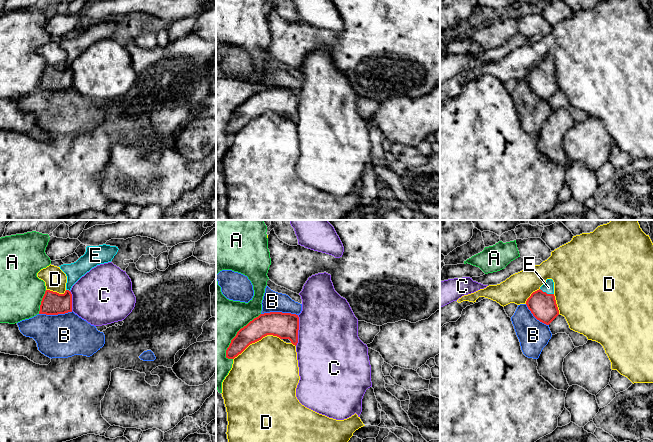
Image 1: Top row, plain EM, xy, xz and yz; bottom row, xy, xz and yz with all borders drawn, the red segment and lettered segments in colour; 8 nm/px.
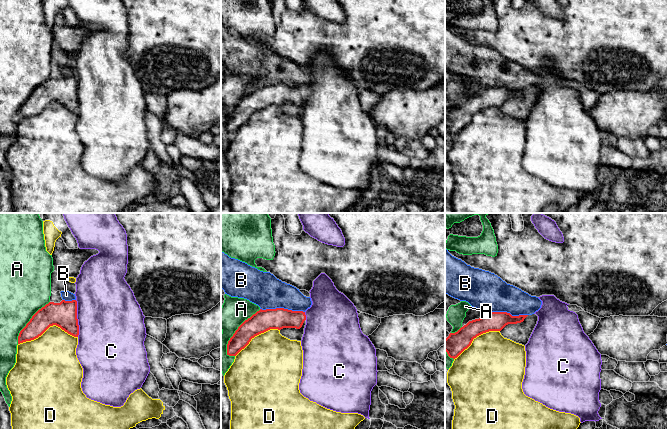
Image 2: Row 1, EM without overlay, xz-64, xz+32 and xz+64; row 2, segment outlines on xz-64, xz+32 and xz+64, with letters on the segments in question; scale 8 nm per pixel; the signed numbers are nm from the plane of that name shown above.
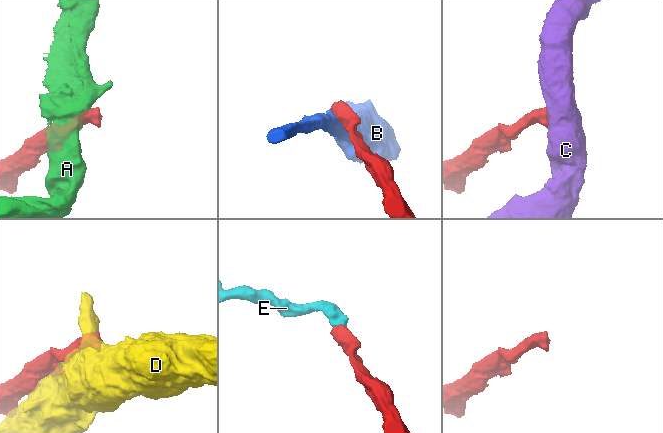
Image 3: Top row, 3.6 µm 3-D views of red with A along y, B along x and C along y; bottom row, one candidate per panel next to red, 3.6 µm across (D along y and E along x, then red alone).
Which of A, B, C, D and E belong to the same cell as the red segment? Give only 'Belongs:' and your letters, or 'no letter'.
Belongs: E

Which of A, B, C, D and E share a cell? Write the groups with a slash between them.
A / B / C / D / E

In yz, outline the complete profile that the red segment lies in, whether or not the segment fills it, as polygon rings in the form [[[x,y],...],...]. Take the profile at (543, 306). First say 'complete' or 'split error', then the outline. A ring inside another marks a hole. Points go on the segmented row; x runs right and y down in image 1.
split error; [[[547,279],[539,290],[531,294],[526,305],[537,320],[549,325],[559,315],[553,280]]]

